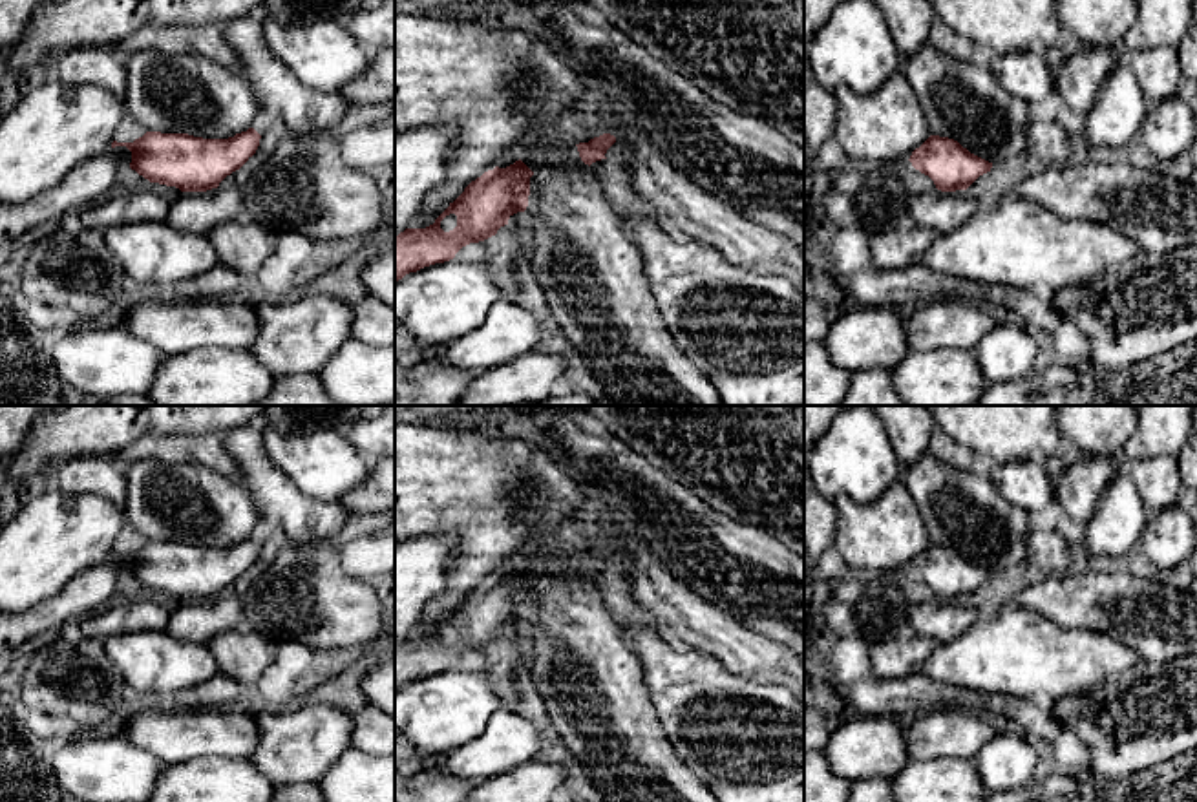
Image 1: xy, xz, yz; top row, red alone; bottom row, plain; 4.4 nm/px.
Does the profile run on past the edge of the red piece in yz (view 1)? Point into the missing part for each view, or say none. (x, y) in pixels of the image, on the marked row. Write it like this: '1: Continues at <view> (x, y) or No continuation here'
1: No continuation here

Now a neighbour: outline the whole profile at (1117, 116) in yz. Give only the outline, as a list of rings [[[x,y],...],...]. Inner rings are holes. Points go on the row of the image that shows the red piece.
[[[1122,58],[1100,88],[1087,111],[1086,137],[1093,146],[1118,148],[1140,135],[1148,104],[1135,73]]]

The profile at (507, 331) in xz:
[[[497,300],[479,327],[444,345],[446,362],[457,369],[482,373],[532,351],[539,332],[539,322],[528,309]]]

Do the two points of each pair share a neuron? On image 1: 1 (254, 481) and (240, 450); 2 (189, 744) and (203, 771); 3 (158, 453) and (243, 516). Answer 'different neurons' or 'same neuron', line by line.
1: same neuron
2: different neurons
3: same neuron

